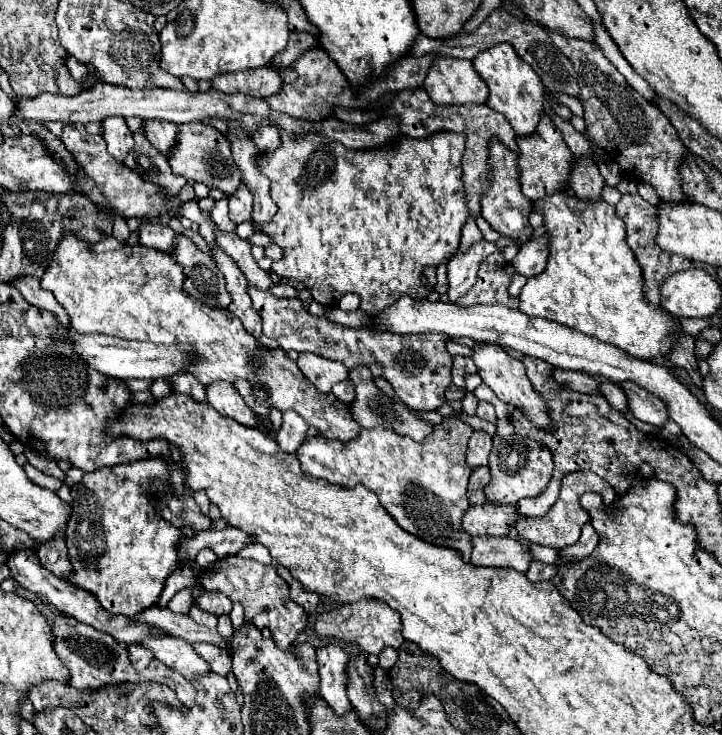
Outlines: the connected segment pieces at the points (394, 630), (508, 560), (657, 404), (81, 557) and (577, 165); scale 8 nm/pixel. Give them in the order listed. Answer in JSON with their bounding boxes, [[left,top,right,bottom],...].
[[315,600,403,654],[471,538,533,572],[621,382,669,426],[63,458,181,618],[571,160,605,202]]

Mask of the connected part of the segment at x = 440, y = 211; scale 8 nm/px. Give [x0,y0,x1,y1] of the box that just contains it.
[253,132,501,314]

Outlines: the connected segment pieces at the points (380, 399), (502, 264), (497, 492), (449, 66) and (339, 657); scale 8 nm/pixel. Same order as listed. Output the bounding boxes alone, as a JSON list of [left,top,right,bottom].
[[349,368,431,442],[459,252,519,308],[485,436,553,506],[425,58,489,106],[317,642,353,716]]

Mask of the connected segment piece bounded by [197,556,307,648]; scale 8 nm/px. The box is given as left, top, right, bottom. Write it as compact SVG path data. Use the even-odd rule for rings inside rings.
M225 556L215 560L209 568L201 570L197 576L197 586L207 592L221 592L231 602L239 602L245 610L245 620L257 628L269 628L271 638L279 648L287 648L293 644L297 634L301 634L307 628L307 614L305 610L291 602L289 598L289 586L283 582L283 578L277 576L275 566L259 564L255 560L245 560L239 556Z

